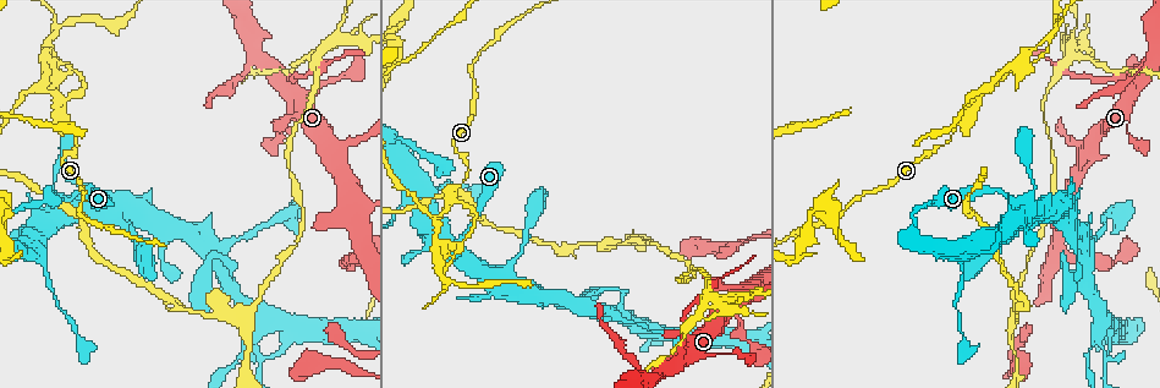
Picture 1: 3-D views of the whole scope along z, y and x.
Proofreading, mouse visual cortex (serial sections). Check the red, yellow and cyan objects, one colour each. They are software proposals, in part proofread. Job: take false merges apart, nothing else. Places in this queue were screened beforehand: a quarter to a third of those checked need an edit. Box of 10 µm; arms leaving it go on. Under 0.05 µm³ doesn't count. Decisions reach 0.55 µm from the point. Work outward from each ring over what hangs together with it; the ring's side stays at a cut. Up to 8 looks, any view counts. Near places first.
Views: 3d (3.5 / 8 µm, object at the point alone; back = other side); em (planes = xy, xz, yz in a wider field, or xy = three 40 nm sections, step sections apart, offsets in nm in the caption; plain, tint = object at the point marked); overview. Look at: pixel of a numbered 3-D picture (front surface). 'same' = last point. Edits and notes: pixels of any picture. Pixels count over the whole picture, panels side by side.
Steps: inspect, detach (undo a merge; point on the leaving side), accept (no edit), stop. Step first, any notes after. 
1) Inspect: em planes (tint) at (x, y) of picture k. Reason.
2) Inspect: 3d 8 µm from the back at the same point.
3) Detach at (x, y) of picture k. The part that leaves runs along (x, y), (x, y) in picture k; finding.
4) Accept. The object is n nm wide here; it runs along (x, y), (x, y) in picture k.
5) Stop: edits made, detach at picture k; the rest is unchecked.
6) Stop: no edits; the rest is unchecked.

Inspect: 3d 3.5 µm at (1050, 33) of picture 1. A fork.

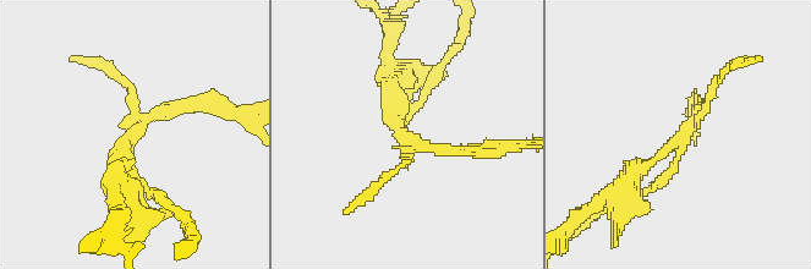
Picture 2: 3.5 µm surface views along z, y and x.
Inspect: em xy step 5 (tint) at (403, 134) of picture 2. 3 arms meet here; the arms are 100, 150, 200 nm wide; need the tissue.

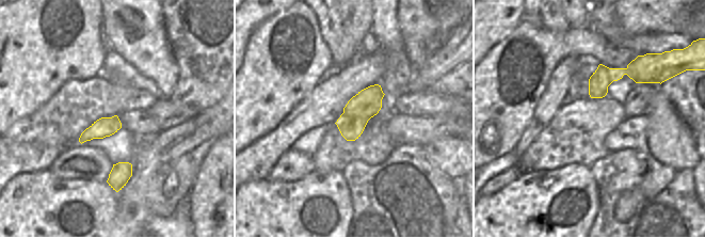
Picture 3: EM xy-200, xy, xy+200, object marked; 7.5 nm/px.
Detach at (388, 73) of picture 2. Two cells meet here.

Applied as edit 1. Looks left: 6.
Inspect: em planes (tint) at (1137, 82) of picture 1. Branch point.

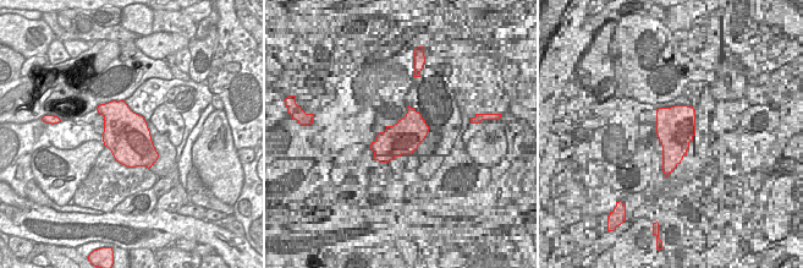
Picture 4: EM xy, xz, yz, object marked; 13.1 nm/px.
Inspect: 3d 3.5 µm at the same point. See where the arms go.

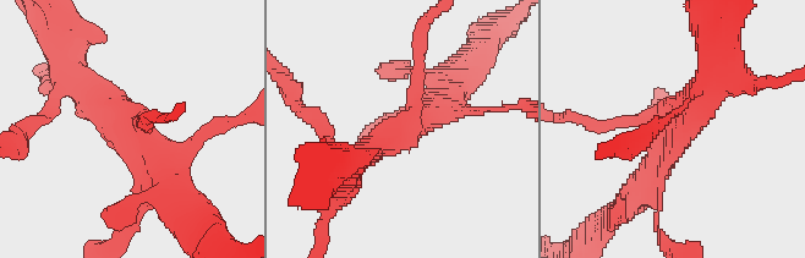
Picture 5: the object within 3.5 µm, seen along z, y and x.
Detach at (153, 114) of picture 5. 3 arms meet here; the part that leaves runs along (138, 121), (184, 110) in picture 5; two cells meet here.

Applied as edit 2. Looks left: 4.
Inspect: overview.

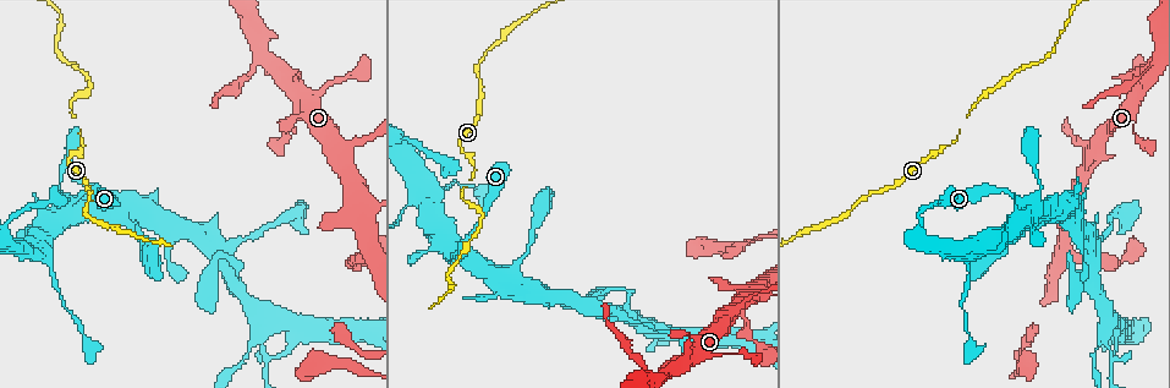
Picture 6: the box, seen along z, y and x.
Inspect: 3d 8 µm at (56, 282) of picture 6. Calibre changes.

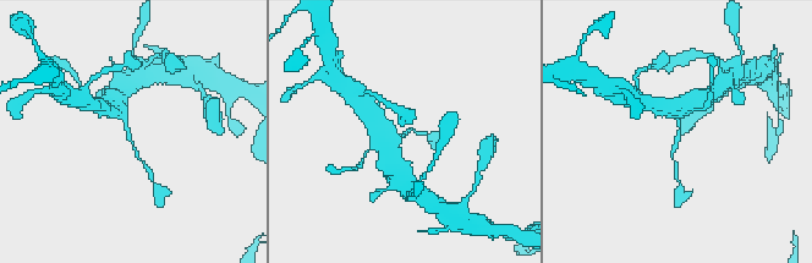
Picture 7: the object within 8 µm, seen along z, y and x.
Inspect: em xy step 1 (tint) at the same point.

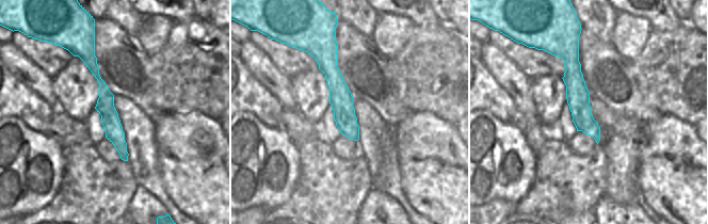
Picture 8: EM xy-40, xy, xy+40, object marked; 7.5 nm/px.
Accept. It runs along (84, 47), (125, 157) in picture 8; one cell here.

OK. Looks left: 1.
Stop: edits made, detach at picture 2, detach at picture 5; the rest is unchecked.

